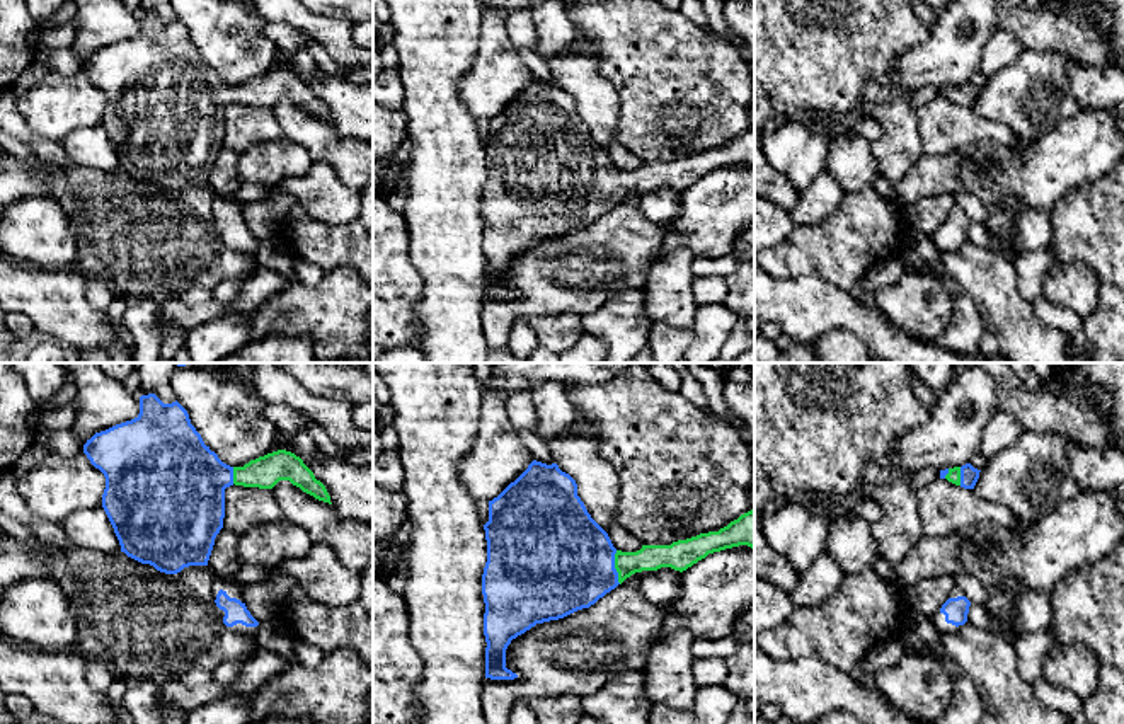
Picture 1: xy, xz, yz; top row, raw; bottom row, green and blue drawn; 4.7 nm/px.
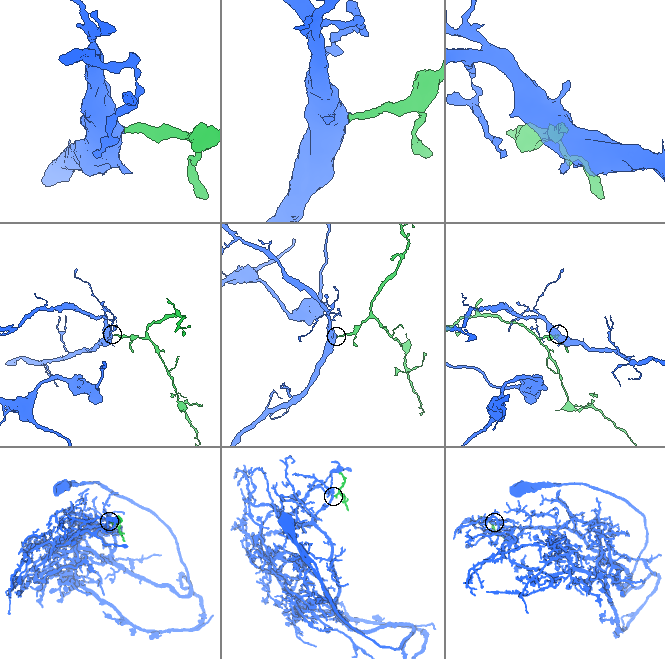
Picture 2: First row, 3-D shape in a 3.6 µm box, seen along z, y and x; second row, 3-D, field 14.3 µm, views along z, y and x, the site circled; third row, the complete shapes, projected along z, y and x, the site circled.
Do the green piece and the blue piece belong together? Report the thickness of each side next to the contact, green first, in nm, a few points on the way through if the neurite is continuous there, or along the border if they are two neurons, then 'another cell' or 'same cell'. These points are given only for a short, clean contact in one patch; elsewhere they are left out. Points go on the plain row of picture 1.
calibres 130 and 480 nm; way xz (651, 176), (615, 186), (564, 179); same cell

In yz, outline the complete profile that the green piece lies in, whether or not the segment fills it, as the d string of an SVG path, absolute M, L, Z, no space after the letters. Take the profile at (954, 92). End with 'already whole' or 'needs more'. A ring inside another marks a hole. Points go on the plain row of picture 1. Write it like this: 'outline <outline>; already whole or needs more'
outline M966 82L962 85L940 89L940 97L947 97L949 101L964 107L974 107L979 90L981 89L974 87L971 82Z; needs more

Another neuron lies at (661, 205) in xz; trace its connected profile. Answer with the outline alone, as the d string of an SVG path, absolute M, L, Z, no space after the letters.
M661 186L657 189L642 189L637 192L637 208L647 220L669 225L680 216L680 189Z

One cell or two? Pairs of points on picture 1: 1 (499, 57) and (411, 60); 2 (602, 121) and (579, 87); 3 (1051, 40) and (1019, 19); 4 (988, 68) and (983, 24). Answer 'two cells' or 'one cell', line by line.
1: two cells
2: one cell
3: one cell
4: two cells

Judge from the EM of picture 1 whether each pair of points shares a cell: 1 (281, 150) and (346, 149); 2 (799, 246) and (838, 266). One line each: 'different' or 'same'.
1: different
2: same

